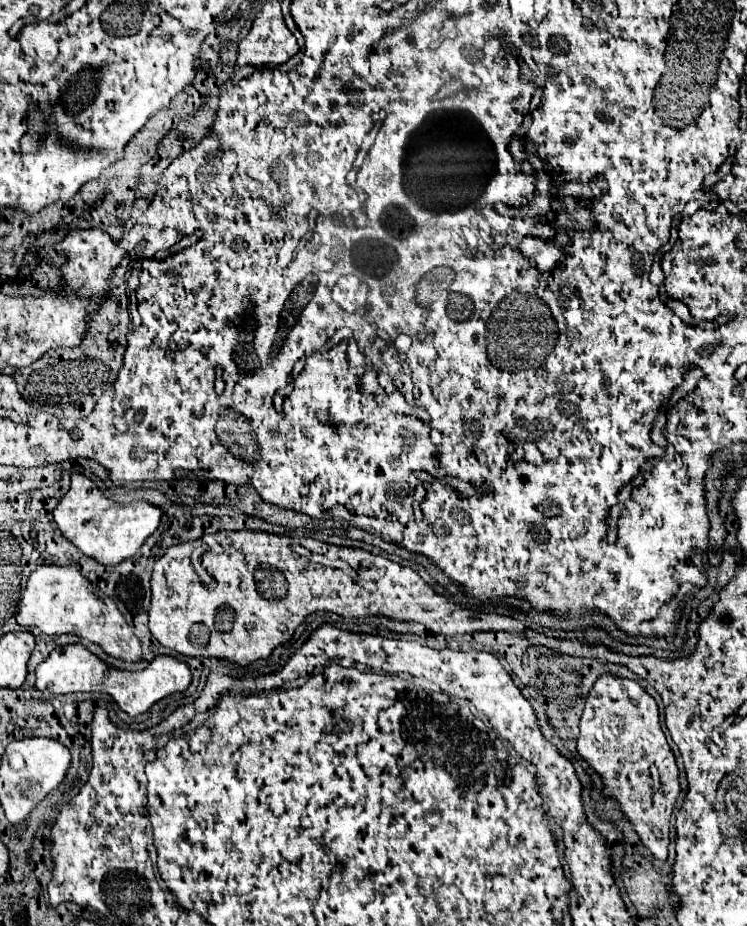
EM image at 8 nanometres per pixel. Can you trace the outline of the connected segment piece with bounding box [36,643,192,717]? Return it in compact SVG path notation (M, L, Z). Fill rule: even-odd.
M82 643L60 645L56 647L46 661L42 661L36 669L36 687L40 691L50 691L54 695L60 693L74 693L74 691L104 691L114 697L118 707L128 715L140 715L156 701L184 691L190 685L190 669L184 661L178 661L170 655L158 655L154 661L142 671L122 671L106 665L94 653L90 653Z

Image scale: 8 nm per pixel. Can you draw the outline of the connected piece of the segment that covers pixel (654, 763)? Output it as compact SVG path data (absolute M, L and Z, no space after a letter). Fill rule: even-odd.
M602 673L586 697L578 753L600 773L606 785L604 793L618 799L620 809L634 823L642 843L658 861L666 861L670 843L668 825L680 783L676 759L662 733L654 697L636 681Z

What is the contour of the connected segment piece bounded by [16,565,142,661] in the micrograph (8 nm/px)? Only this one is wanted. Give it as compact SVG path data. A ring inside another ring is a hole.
M40 565L28 579L28 587L22 593L16 621L22 627L38 627L46 635L74 633L82 639L98 643L108 655L124 661L140 661L142 647L124 615L118 611L112 597L90 583L76 567Z

